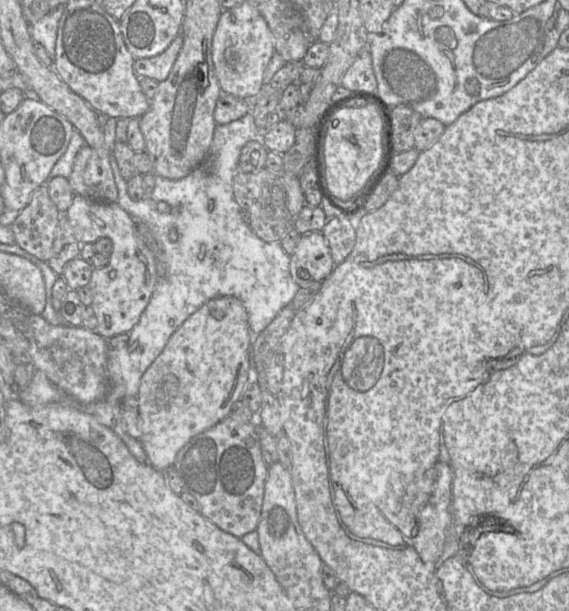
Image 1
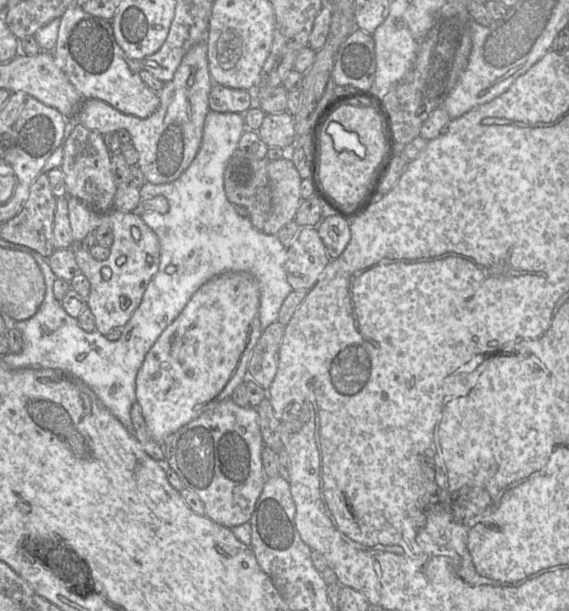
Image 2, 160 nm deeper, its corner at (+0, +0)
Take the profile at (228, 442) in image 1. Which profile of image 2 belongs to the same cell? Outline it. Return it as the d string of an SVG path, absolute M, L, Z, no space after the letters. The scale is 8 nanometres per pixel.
M228 398L169 435L161 446L165 460L184 487L196 493L202 501L205 516L229 529L250 521L266 481L262 462L264 441L256 408L240 407Z

